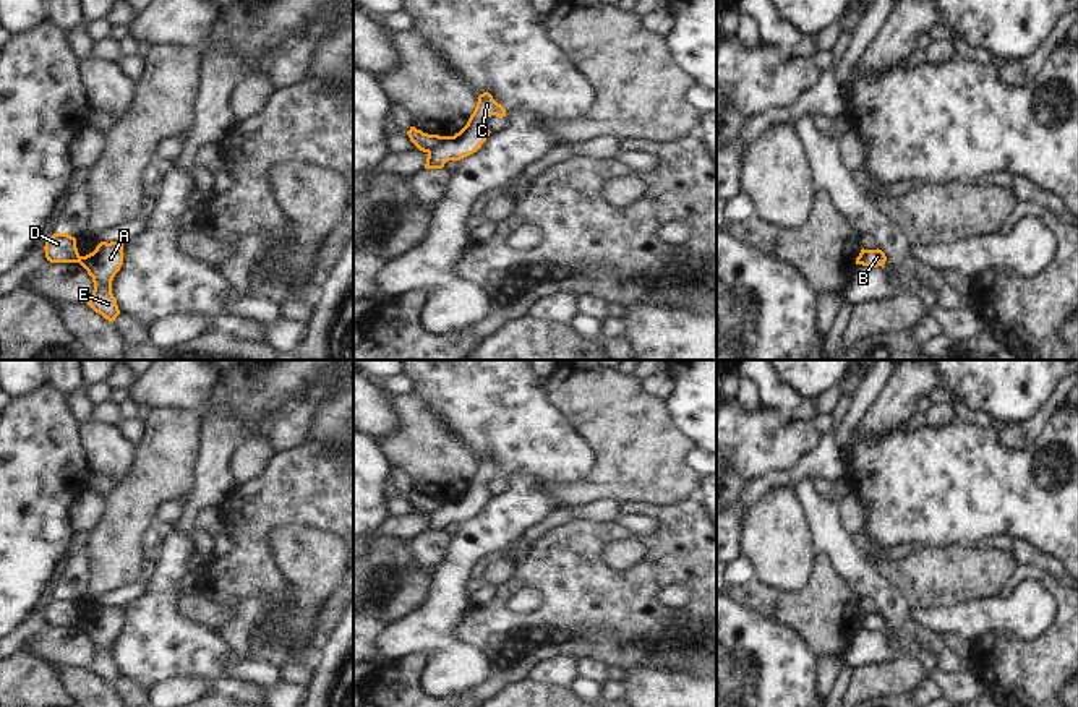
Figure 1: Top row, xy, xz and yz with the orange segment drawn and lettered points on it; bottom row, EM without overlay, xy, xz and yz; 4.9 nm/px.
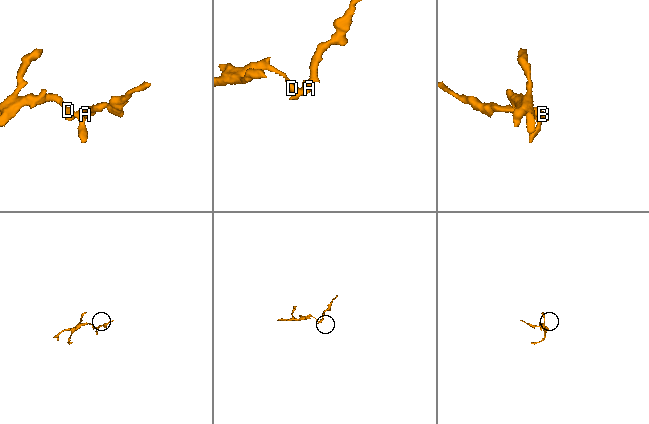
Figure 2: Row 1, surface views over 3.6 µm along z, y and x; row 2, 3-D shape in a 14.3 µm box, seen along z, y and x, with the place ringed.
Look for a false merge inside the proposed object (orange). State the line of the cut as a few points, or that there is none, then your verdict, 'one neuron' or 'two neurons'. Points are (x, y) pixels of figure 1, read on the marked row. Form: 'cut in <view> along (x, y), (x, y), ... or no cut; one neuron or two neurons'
cut in xz along (443, 137), (428, 153); two neurons

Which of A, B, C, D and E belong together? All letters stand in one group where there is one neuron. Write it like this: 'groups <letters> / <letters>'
groups A B C E / D

